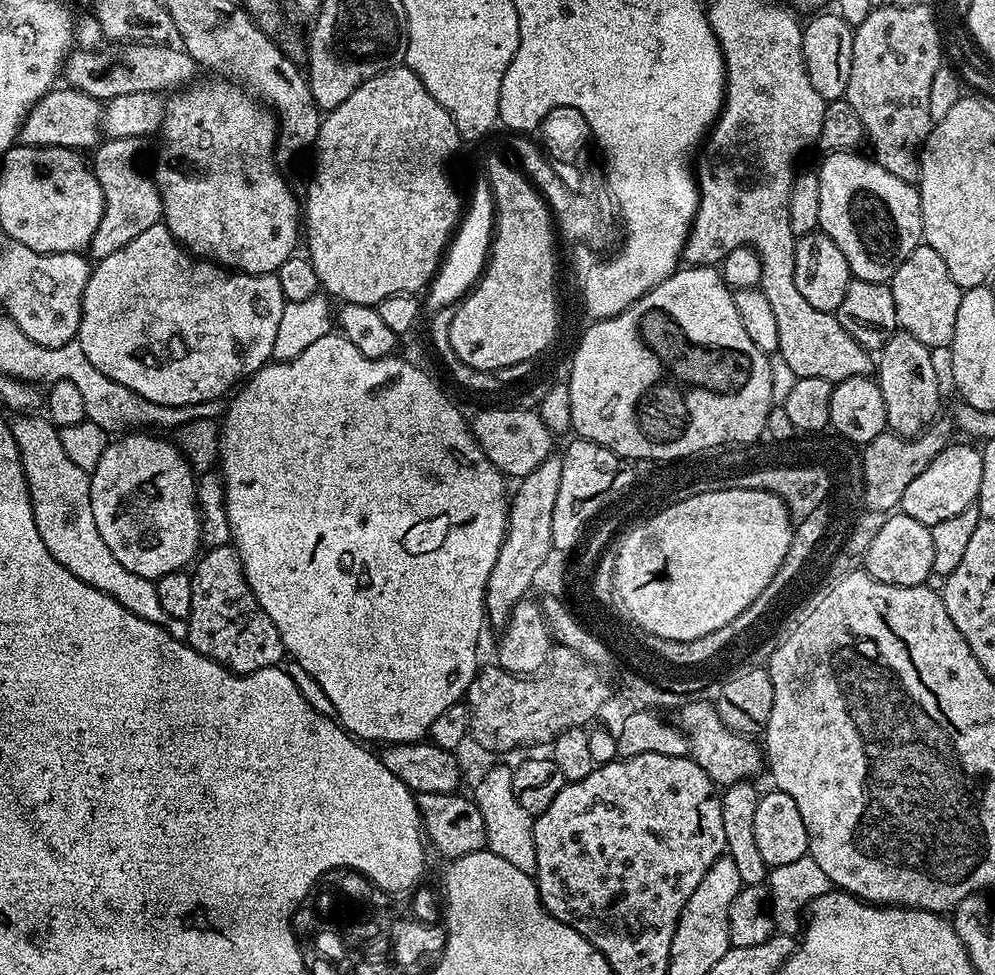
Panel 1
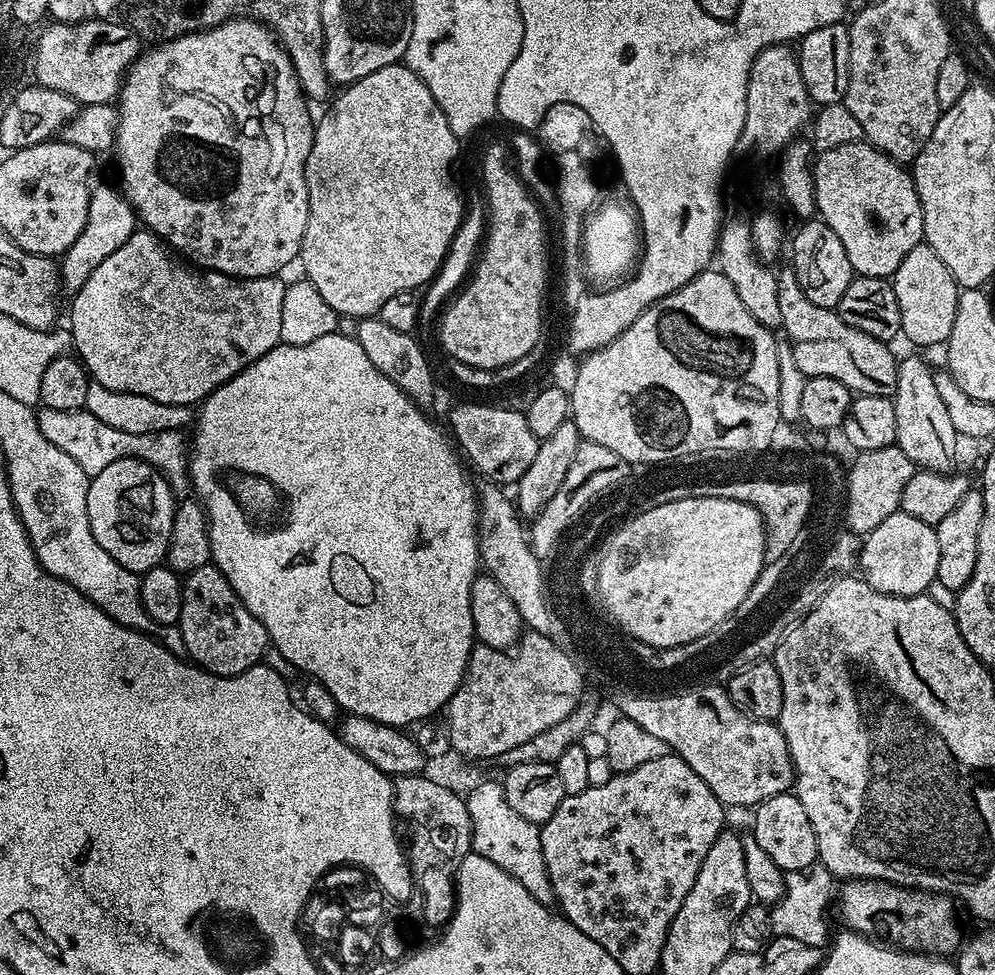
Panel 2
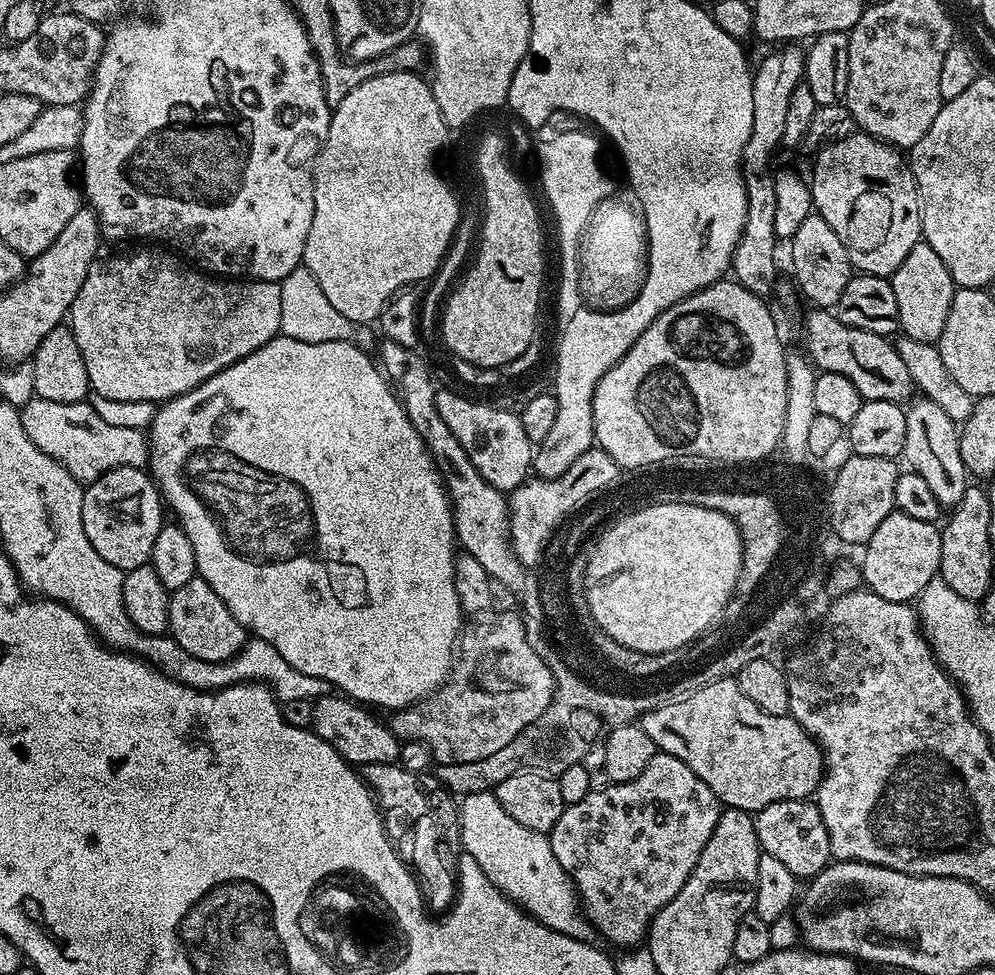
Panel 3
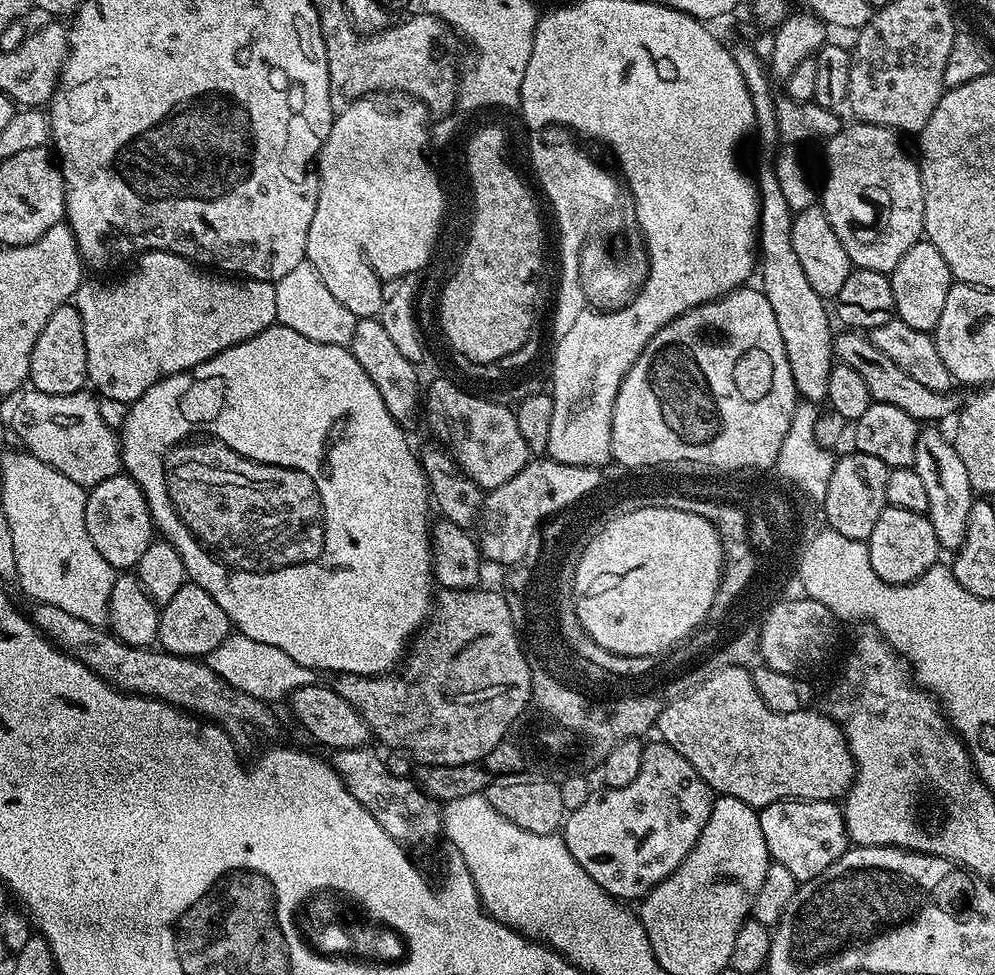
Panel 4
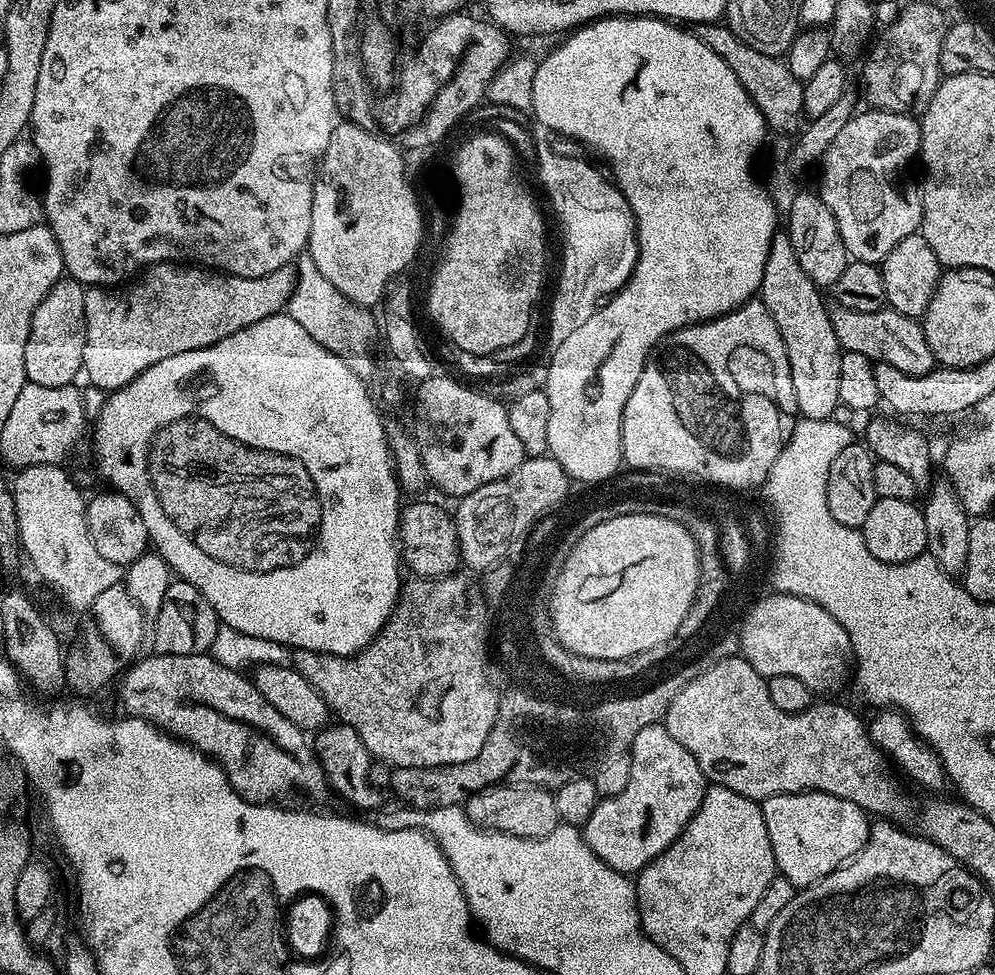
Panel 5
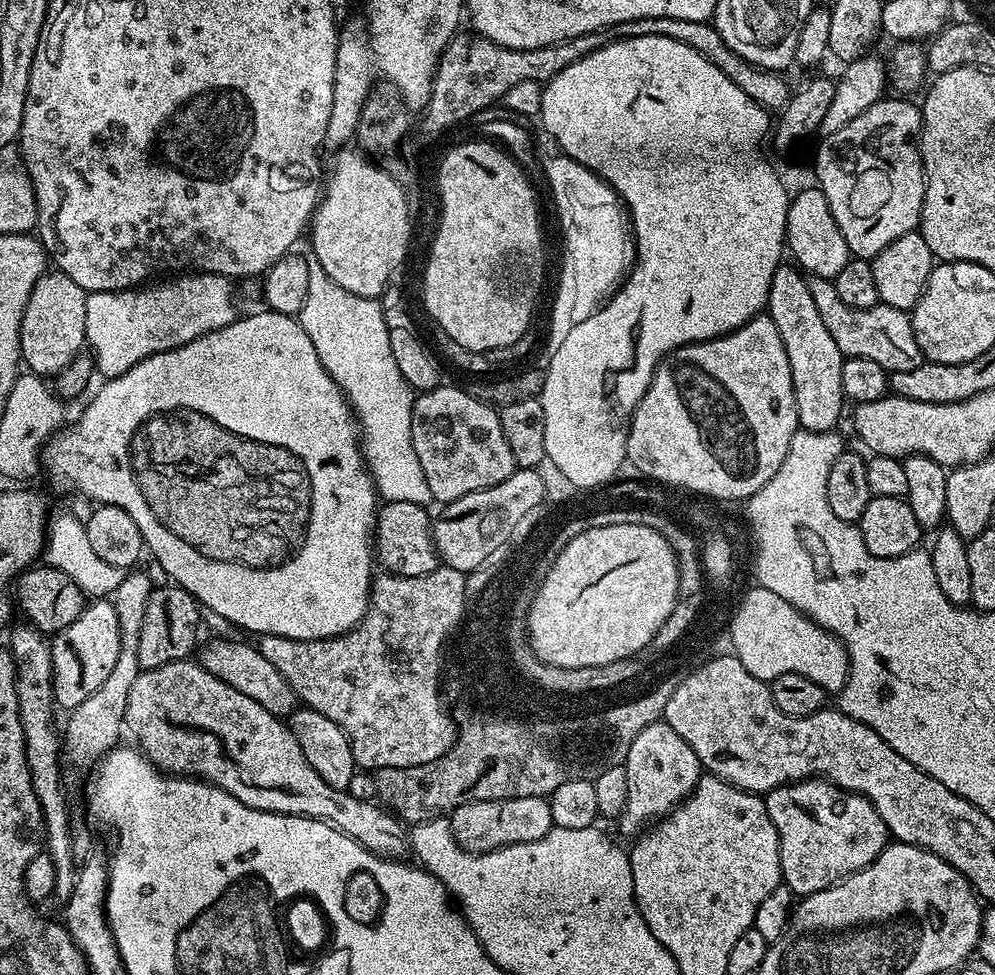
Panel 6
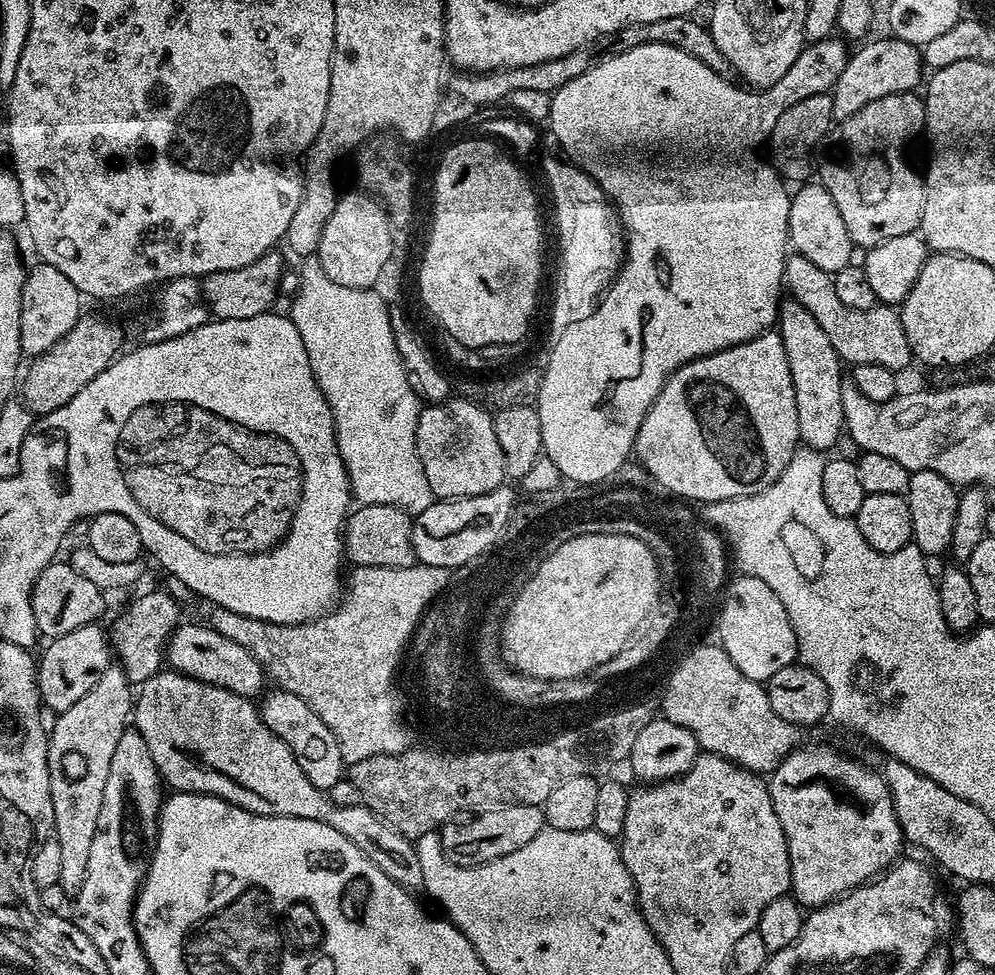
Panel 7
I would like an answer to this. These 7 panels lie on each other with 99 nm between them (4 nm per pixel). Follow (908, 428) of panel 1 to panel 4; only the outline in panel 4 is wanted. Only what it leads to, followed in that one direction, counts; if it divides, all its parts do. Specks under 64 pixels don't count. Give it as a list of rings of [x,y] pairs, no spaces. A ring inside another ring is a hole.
[[[921,427],[914,450],[914,467],[918,478],[922,478],[930,502],[926,515],[930,526],[934,526],[934,538],[938,538],[945,553],[952,554],[966,538],[966,522],[970,522],[974,493],[970,486],[970,474],[966,474],[966,466],[962,458],[958,458],[955,443],[949,437],[947,440],[936,428],[939,427]]]

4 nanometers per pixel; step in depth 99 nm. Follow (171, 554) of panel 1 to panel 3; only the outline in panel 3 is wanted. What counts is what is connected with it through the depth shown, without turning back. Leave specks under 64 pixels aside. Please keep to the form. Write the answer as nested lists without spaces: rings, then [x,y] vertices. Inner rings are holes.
[[[115,468],[84,488],[82,530],[86,530],[90,546],[94,546],[110,566],[127,574],[151,561],[154,542],[166,525],[164,512],[166,516],[160,490],[144,468]]]

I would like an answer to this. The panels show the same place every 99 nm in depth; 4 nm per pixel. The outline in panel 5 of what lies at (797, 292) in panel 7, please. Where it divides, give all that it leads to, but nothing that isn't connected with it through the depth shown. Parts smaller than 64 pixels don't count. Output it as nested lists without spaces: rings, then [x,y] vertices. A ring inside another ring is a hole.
[[[839,306],[831,309],[834,334],[838,334],[841,349],[854,354],[866,354],[876,364],[889,364],[902,374],[921,376],[937,367],[935,354],[924,337],[924,330],[919,319],[903,316],[885,306],[878,312],[859,312]]]

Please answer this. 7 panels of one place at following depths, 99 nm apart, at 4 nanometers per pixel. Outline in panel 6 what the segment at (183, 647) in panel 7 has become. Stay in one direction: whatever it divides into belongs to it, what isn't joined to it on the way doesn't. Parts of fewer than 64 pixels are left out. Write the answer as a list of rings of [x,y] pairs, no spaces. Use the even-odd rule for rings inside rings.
[[[212,638],[209,644],[201,650],[198,655],[198,662],[209,672],[222,682],[234,686],[234,690],[242,690],[246,698],[254,698],[258,706],[266,706],[270,714],[281,718],[291,717],[298,707],[298,697],[296,691],[282,678],[277,667],[271,664],[266,658],[262,658],[259,647],[248,644],[238,644],[234,638]]]

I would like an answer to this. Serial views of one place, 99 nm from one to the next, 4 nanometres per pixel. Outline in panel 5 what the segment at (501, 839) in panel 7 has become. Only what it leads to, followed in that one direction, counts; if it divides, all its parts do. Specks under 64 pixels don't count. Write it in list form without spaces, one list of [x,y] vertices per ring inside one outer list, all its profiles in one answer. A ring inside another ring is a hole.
[[[489,786],[482,789],[481,792],[471,793],[462,807],[476,827],[527,840],[546,838],[546,834],[550,834],[562,823],[558,814],[556,797],[547,788]]]

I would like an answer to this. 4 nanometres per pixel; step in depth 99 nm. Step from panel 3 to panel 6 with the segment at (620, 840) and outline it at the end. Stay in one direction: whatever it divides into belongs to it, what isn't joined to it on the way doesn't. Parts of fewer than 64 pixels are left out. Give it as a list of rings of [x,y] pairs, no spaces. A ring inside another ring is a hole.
[[[663,722],[646,726],[646,730],[642,730],[638,738],[634,738],[630,754],[626,754],[623,766],[628,779],[628,797],[624,812],[618,817],[618,824],[622,835],[633,835],[632,837],[635,837],[653,818],[663,817],[676,805],[687,800],[696,789],[696,783],[702,775],[702,761],[698,754],[690,750],[686,738],[682,738],[678,730]]]

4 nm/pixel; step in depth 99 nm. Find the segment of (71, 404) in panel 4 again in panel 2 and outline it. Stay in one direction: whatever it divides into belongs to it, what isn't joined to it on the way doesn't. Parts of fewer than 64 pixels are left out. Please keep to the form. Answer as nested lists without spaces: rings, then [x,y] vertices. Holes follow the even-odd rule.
[[[41,407],[36,412],[36,417],[42,434],[46,434],[46,438],[54,442],[54,446],[58,446],[58,450],[66,450],[66,454],[70,454],[70,458],[74,458],[74,462],[78,462],[78,466],[82,466],[82,470],[90,478],[106,470],[110,462],[133,456],[135,460],[146,462],[151,468],[160,471],[177,497],[187,497],[193,491],[192,476],[188,472],[190,444],[186,436],[183,436],[183,431],[170,429],[158,433],[127,433],[106,426],[94,414],[79,408],[54,410]]]

